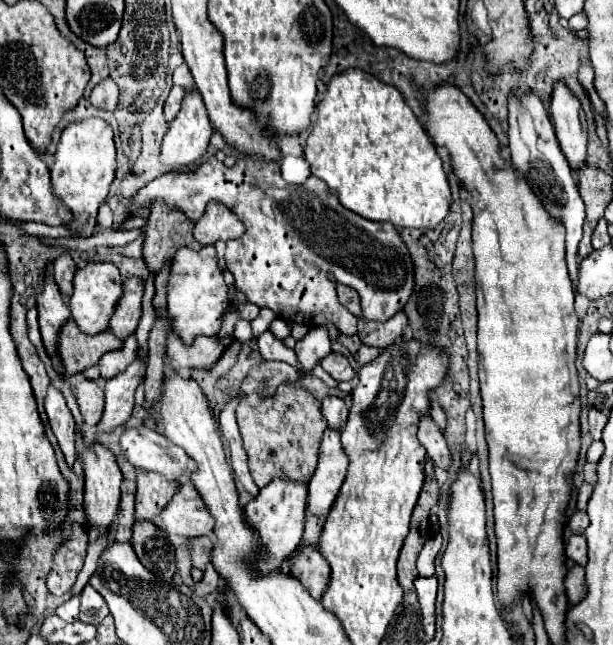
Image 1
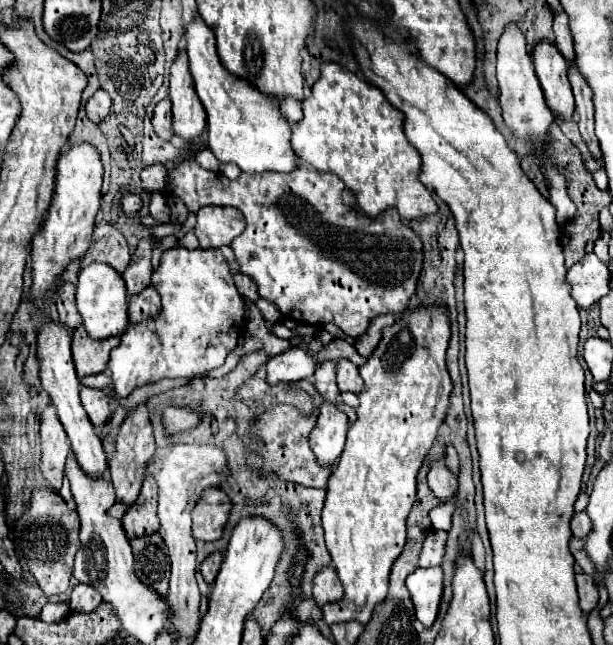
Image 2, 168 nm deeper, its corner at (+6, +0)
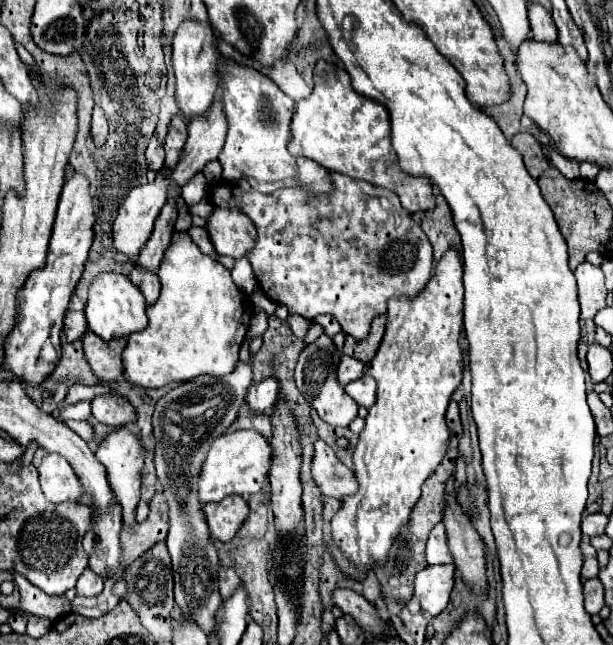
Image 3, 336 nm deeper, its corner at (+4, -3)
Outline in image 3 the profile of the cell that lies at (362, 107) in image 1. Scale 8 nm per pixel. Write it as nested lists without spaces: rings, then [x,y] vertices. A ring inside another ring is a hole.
[[[317,61],[313,79],[313,93],[297,103],[291,121],[289,153],[295,157],[309,157],[327,171],[337,171],[353,179],[369,181],[375,187],[389,189],[399,195],[401,205],[409,213],[433,209],[435,199],[430,181],[411,177],[397,165],[397,155],[391,147],[389,111],[381,103],[359,95],[353,89],[347,71],[339,65]]]

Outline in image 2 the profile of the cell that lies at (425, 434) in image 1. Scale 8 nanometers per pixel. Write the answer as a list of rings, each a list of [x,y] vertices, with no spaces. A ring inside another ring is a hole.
[[[435,462],[429,472],[429,488],[435,498],[441,502],[449,502],[457,492],[457,478],[447,470],[443,462]]]

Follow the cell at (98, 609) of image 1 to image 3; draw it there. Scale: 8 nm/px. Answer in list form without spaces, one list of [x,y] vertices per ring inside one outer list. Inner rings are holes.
[[[85,569],[83,575],[79,577],[75,589],[77,589],[77,595],[81,595],[81,597],[95,597],[103,591],[103,581],[99,579],[99,575],[93,575],[93,571]]]

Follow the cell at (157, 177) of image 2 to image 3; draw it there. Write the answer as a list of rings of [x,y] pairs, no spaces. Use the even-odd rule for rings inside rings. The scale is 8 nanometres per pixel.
[[[153,137],[149,141],[145,157],[147,157],[147,165],[149,165],[151,171],[161,171],[161,167],[165,165],[165,151],[163,151],[161,143],[157,141],[157,137]]]

